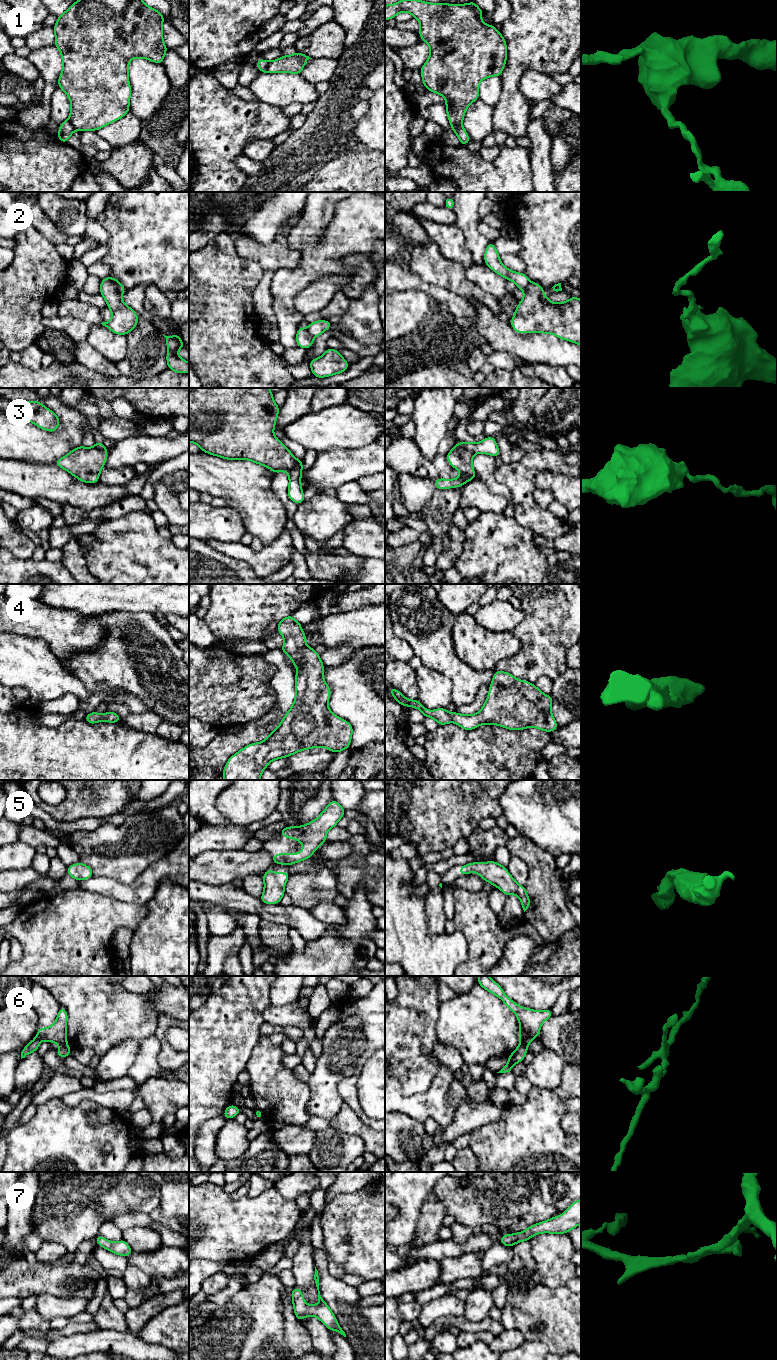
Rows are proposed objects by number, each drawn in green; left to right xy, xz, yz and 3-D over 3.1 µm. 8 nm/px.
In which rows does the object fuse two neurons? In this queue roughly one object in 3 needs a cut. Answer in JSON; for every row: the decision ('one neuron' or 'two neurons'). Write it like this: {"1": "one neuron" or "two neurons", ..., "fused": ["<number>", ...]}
{"1": "two neurons", "2": "two neurons", "3": "two neurons", "4": "one neuron", "5": "one neuron", "6": "two neurons", "7": "one neuron", "fused": ["1", "2", "3", "6"]}

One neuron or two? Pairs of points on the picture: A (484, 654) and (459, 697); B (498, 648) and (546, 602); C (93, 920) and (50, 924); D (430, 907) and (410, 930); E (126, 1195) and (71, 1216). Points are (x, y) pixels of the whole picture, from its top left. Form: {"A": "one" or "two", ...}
{"A": "two", "B": "two", "C": "one", "D": "two", "E": "one"}

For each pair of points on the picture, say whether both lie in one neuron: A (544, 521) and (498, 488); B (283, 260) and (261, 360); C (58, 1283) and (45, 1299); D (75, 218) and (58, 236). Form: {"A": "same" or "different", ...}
{"A": "different", "B": "different", "C": "different", "D": "different"}

